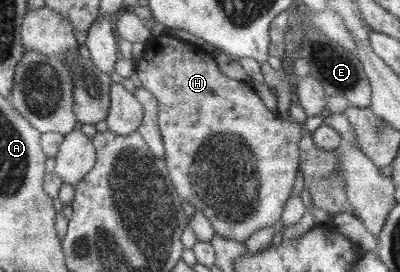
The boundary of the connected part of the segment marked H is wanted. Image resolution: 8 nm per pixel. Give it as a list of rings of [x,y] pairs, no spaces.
[[[152,36],[146,43],[142,57],[136,59],[136,72],[141,86],[155,95],[158,102],[158,127],[163,139],[165,158],[163,158],[171,177],[173,188],[177,191],[181,200],[200,210],[211,222],[216,235],[229,240],[236,240],[244,243],[255,232],[263,228],[274,228],[278,220],[281,219],[287,199],[294,192],[294,184],[299,170],[299,143],[303,131],[303,125],[290,117],[283,119],[279,113],[273,113],[271,109],[265,107],[265,103],[255,93],[252,86],[240,80],[235,80],[225,76],[215,62],[214,55],[209,54],[202,48],[195,47],[188,41],[169,36]]]

